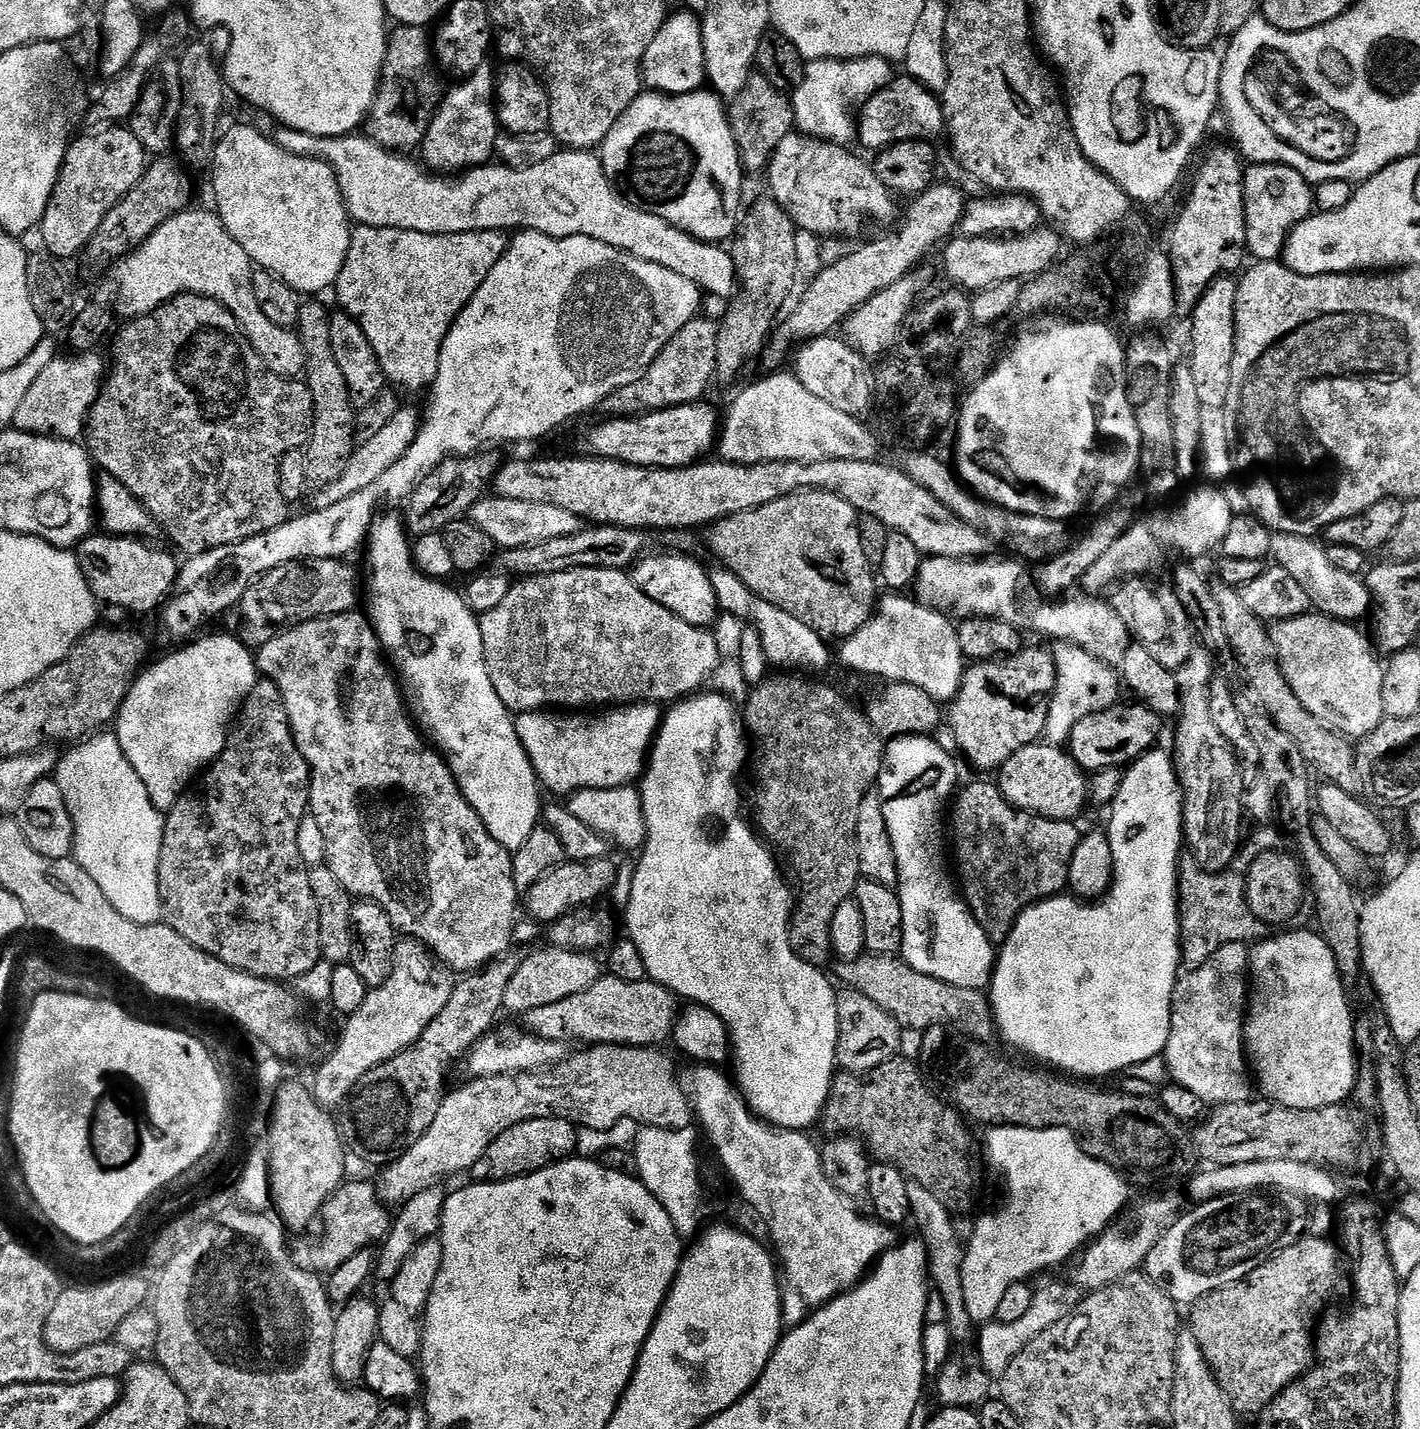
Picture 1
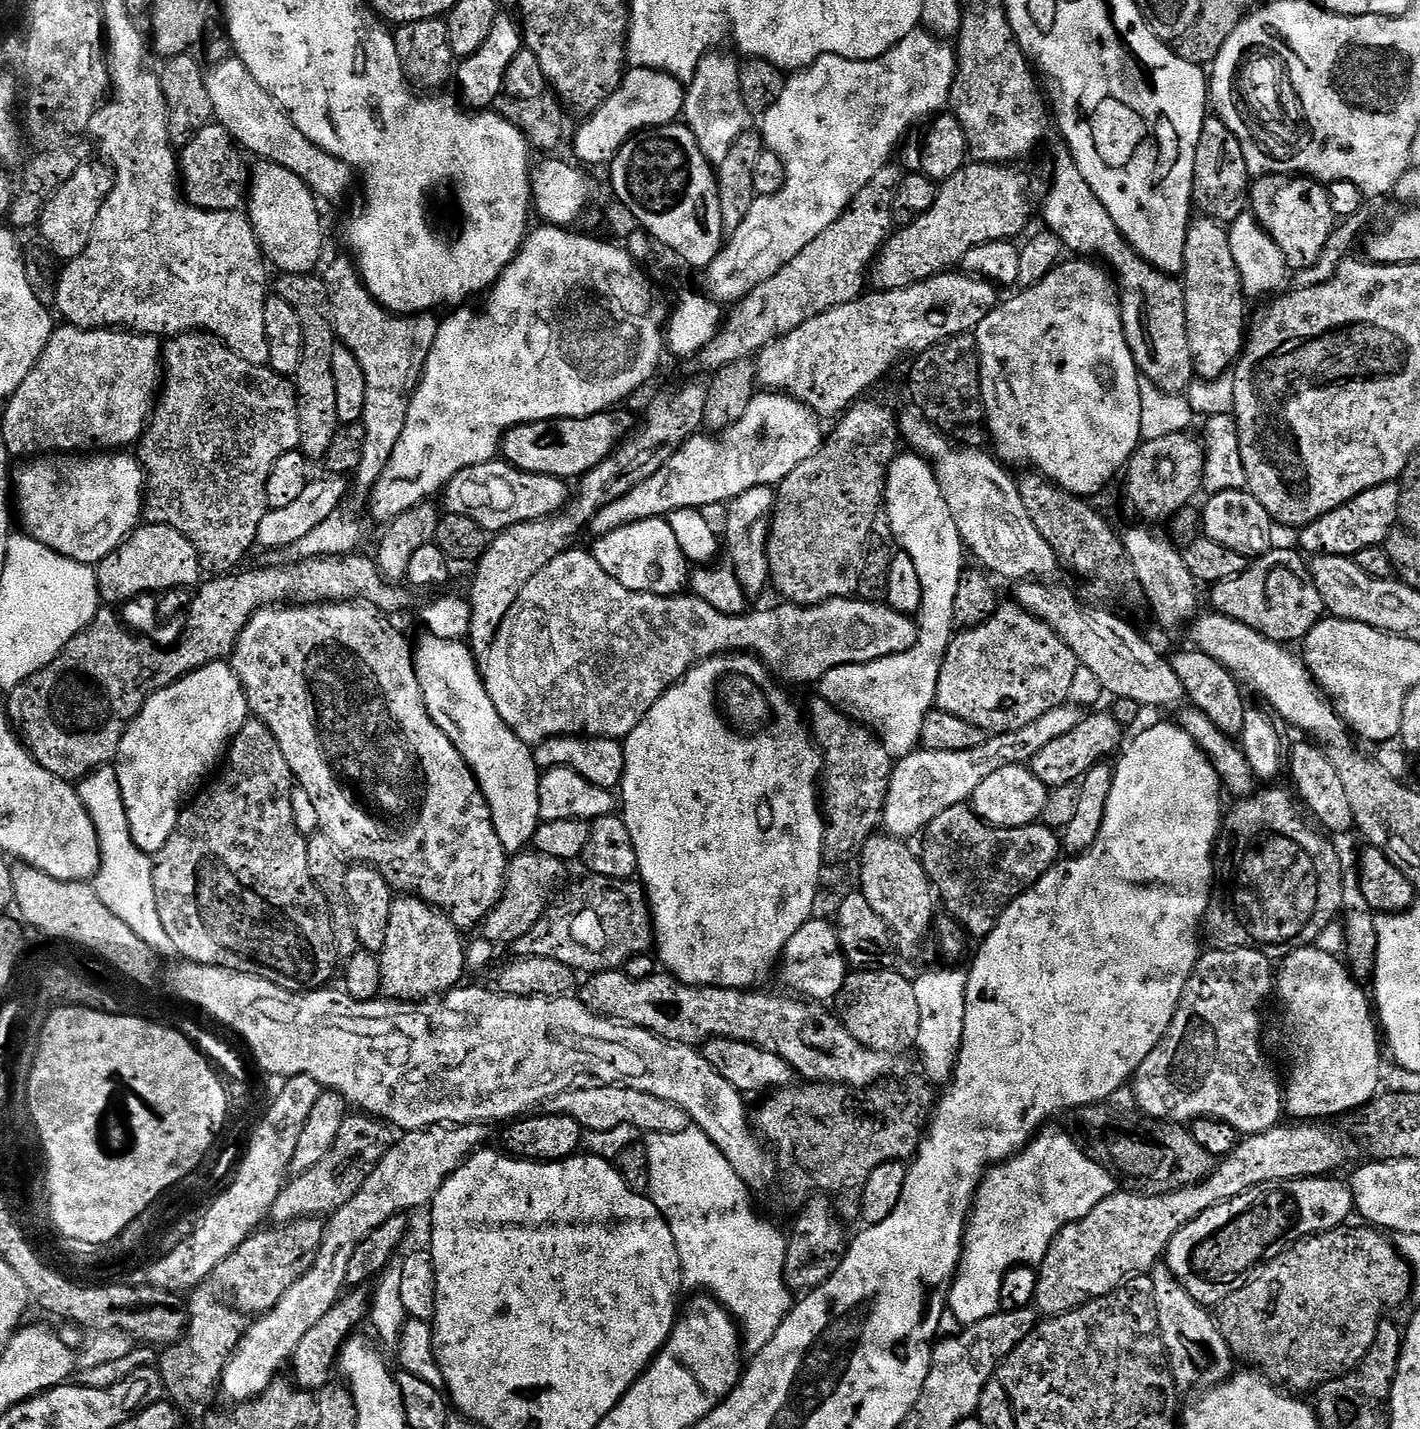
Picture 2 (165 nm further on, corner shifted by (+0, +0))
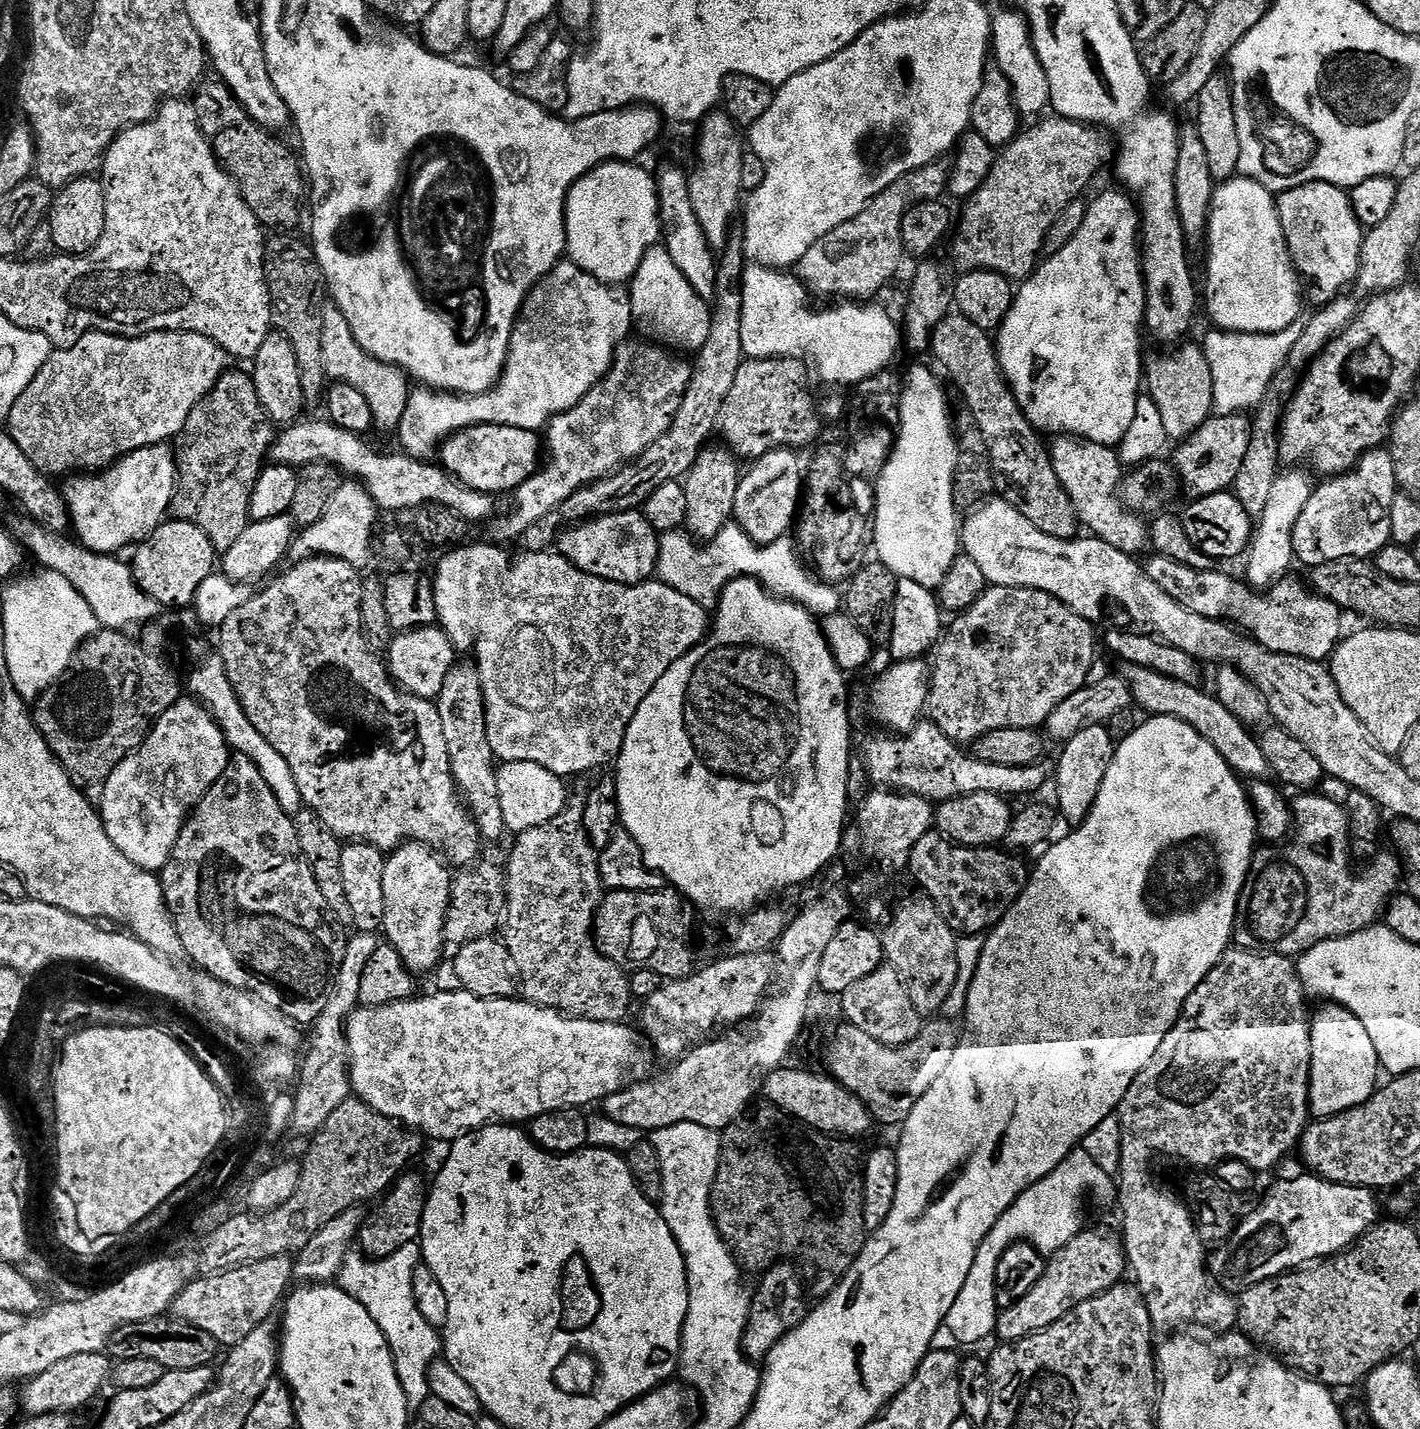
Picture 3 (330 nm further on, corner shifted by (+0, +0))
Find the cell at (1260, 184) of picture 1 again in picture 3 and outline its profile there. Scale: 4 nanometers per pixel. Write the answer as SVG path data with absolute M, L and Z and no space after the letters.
M1321 180L1309 184L1296 183L1276 196L1276 209L1292 264L1303 283L1312 287L1309 292L1307 289L1307 299L1309 296L1316 306L1328 304L1352 286L1359 274L1360 251L1366 229L1354 214L1351 195L1337 184Z

